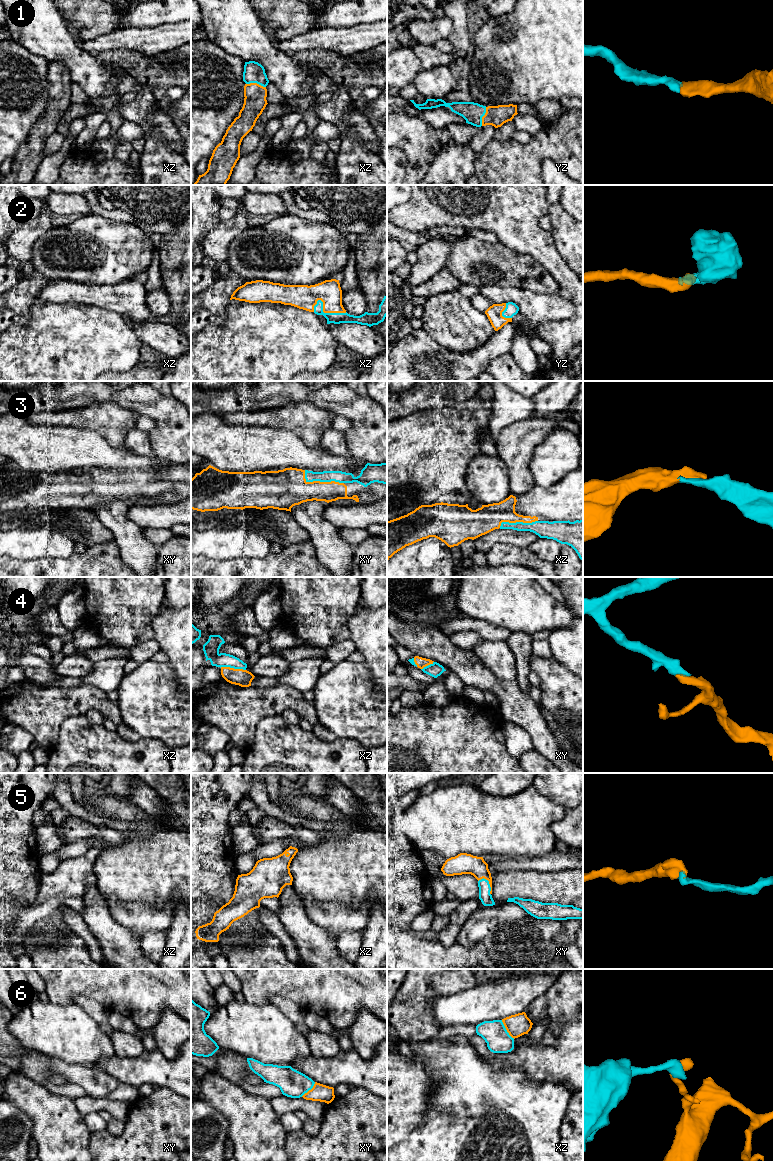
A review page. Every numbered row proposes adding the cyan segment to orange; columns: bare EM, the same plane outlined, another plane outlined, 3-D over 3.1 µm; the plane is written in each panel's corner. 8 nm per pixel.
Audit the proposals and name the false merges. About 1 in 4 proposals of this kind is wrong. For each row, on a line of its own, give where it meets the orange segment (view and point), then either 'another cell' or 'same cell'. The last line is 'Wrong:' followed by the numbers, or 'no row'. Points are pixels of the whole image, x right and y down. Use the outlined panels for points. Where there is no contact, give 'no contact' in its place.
1: meets orange in xz at (256, 83); same cell
2: meets orange in xz at (325, 312); same cell
3: meets orange in xy at (319, 481); same cell
4: meets orange in xz at (233, 668); same cell
5: meets orange in xy at (489, 883); same cell
6: meets orange in xz at (506, 1029); another cell
Wrong: 6

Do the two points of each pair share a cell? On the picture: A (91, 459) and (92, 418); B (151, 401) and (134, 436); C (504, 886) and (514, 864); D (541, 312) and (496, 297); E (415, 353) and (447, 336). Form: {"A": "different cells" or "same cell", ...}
{"A": "different cells", "B": "different cells", "C": "different cells", "D": "same cell", "E": "different cells"}

